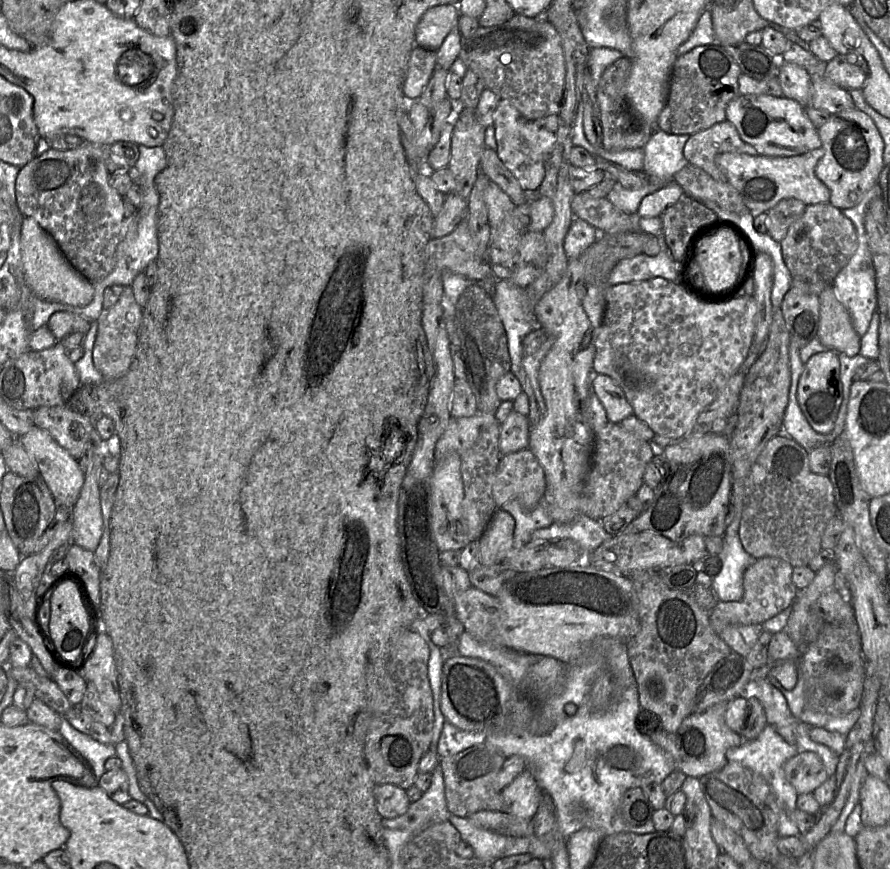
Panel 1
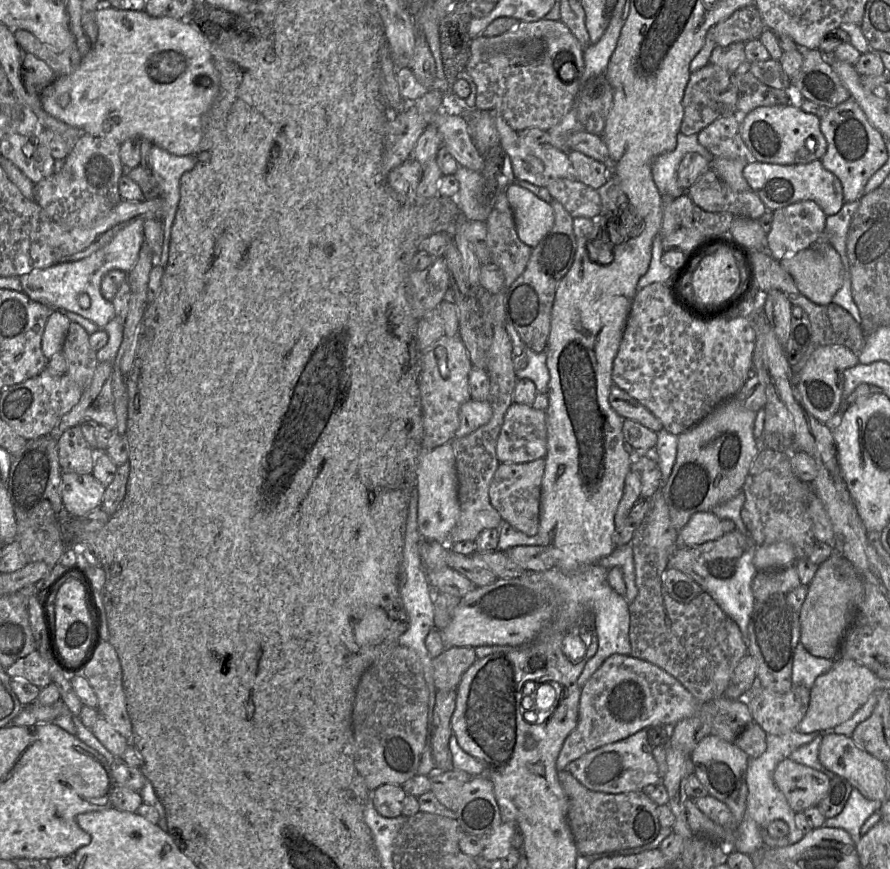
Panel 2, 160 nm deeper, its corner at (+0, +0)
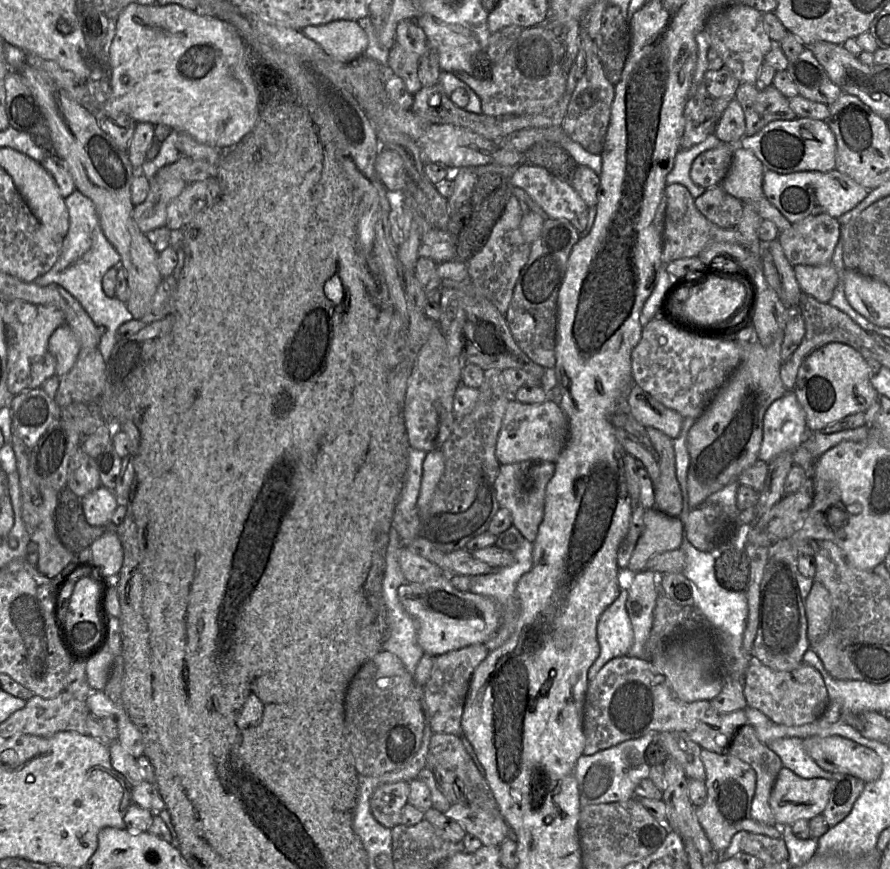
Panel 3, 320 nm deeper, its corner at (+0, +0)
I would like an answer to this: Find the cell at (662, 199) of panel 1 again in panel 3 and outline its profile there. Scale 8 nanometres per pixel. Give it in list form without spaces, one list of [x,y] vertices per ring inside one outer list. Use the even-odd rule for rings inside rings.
[[[726,143],[704,151],[692,163],[692,181],[707,189],[721,184],[732,163],[734,145]]]

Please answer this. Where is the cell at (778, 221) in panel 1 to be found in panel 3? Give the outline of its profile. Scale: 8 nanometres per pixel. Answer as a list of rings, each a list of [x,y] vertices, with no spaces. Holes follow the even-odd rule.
[[[823,213],[792,223],[777,239],[793,266],[816,266],[832,262],[840,236],[838,219]]]

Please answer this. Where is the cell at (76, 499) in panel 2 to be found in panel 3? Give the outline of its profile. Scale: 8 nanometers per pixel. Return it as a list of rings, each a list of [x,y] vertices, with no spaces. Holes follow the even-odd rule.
[[[100,486],[81,498],[86,521],[95,526],[111,527],[113,512],[120,500],[112,490]]]

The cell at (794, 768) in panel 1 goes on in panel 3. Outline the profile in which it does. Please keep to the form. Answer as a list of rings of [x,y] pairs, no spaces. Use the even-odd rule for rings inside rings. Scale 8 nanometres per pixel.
[[[783,766],[770,795],[770,807],[776,825],[792,826],[798,820],[810,820],[821,815],[827,805],[829,791],[829,780],[824,778],[805,779]]]

